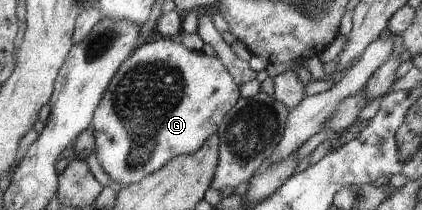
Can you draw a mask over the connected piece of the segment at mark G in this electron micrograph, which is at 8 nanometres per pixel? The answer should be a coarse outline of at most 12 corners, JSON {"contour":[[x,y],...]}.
{"contour":[[143,42],[94,113],[125,187],[197,153],[238,102],[217,55]]}

